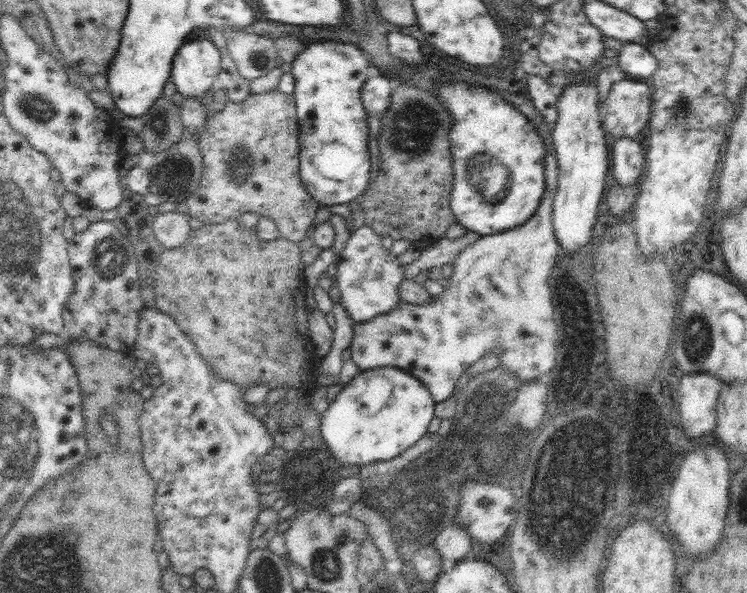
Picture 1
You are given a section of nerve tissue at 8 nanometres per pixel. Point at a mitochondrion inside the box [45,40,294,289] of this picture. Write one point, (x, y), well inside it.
(237, 165)

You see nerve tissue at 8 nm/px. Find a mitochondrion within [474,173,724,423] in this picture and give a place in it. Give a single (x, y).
(701, 339)

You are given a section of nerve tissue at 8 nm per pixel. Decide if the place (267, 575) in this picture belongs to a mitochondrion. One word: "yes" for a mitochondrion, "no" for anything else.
yes

